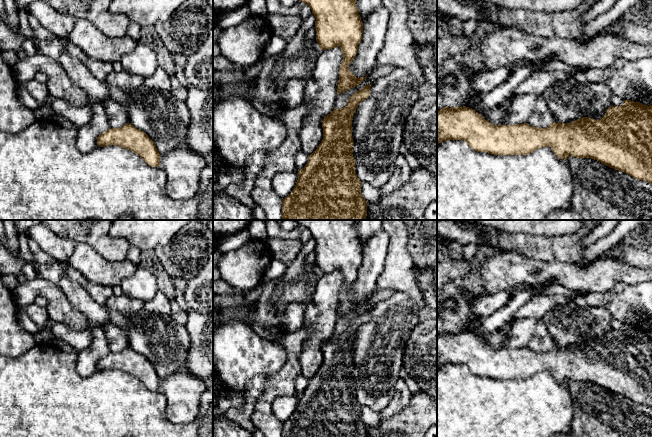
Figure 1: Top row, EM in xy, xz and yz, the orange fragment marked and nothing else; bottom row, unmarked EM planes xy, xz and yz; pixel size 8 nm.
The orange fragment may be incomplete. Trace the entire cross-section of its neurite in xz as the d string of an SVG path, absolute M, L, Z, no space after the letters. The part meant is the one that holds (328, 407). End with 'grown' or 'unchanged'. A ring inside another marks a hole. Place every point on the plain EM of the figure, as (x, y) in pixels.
M371 308L355 316L347 329L336 333L322 345L323 363L308 380L307 388L298 395L292 416L282 423L282 437L367 437L367 425L361 418L361 405L355 396L352 344L359 327L370 319Z | unchanged

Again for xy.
M130 347L111 352L97 362L99 371L117 369L139 379L149 390L160 390L160 378L153 365Z | unchanged

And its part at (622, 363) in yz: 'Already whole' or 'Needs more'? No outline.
Already whole

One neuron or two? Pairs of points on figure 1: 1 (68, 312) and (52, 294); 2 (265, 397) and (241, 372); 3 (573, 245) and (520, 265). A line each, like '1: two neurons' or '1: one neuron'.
1: one neuron
2: two neurons
3: two neurons

